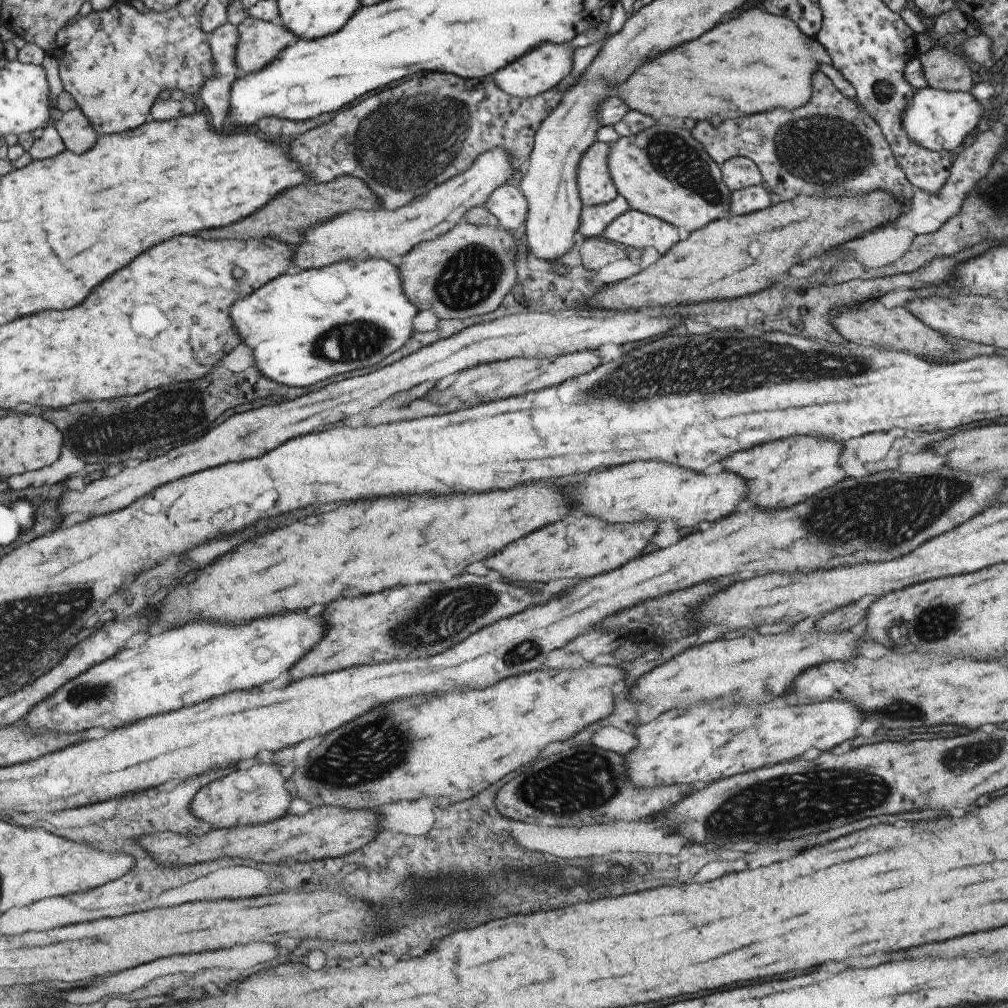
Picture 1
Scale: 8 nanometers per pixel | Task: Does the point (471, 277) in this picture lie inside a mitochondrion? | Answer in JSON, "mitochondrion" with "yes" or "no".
{"mitochondrion":"yes"}

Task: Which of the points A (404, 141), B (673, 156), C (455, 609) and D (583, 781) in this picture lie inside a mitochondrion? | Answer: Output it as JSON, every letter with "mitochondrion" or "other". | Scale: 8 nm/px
{"A":"mitochondrion","B":"mitochondrion","C":"mitochondrion","D":"mitochondrion"}

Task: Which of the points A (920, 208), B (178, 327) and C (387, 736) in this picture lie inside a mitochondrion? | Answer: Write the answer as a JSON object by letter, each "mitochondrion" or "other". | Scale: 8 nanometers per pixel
{"A":"other","B":"other","C":"mitochondrion"}

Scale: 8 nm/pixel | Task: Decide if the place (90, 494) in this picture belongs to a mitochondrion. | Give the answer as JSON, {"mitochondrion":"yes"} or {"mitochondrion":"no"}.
{"mitochondrion":"no"}

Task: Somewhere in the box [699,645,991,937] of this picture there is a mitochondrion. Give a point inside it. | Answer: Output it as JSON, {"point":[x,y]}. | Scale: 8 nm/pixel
{"point":[891,710]}

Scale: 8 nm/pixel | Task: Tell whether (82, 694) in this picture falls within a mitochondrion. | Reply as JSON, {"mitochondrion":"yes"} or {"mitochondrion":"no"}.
{"mitochondrion":"yes"}

